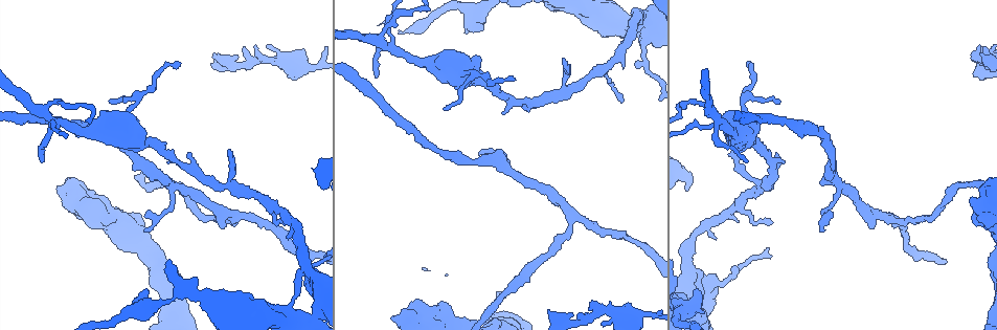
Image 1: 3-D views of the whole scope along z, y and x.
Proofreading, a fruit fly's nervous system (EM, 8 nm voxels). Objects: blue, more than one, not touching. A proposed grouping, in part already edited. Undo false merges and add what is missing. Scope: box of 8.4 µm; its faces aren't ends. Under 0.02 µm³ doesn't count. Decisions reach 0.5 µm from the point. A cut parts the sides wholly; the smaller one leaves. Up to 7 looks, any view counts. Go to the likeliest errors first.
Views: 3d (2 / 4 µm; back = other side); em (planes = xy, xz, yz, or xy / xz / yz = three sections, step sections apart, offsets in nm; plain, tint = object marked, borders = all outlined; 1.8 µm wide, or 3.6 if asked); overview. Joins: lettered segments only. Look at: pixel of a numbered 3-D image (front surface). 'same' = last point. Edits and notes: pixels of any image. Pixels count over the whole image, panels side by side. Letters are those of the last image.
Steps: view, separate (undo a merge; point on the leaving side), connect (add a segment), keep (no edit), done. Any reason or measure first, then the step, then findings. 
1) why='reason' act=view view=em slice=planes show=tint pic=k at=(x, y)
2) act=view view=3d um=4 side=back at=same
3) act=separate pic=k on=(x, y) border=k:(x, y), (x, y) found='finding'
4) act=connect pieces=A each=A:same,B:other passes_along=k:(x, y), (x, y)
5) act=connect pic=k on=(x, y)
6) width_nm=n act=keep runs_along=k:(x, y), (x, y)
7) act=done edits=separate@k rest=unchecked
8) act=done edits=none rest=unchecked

why='an open end' act=view view=em slice=yz step=4 show=borders pic=1 at=(146, 291)

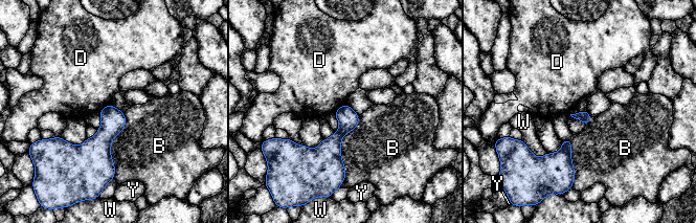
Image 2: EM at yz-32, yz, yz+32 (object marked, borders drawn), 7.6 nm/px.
why='cut it another way' act=view view=em slice=planes show=borders at=same

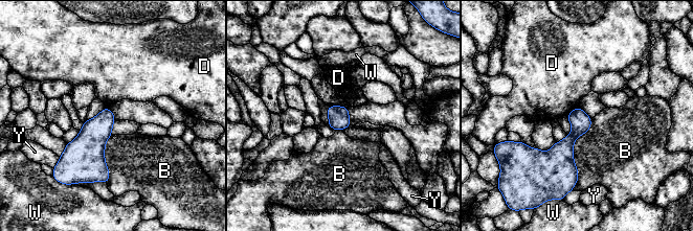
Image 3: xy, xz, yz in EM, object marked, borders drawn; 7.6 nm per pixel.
act=keep each=B:other,D:other,W:other,Y:other border=3:(577, 106), (565, 115) found='no lettered segment goes on from it'

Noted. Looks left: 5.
why='an open end' act=view view=em slice=planes show=borders pic=1 at=(979, 53)

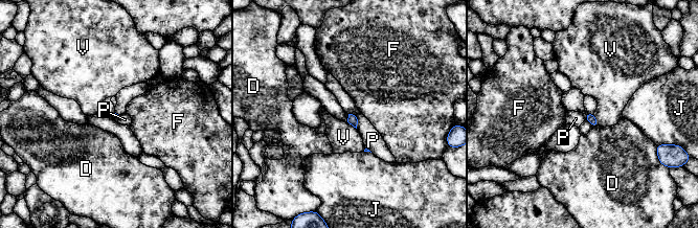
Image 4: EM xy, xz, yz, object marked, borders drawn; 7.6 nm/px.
act=keep each=D:other,F:other,J:other,P:other,V:other found='none of them fits'

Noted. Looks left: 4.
why='abrupt turn' act=view view=3d um=4 pic=1 at=(982, 210)

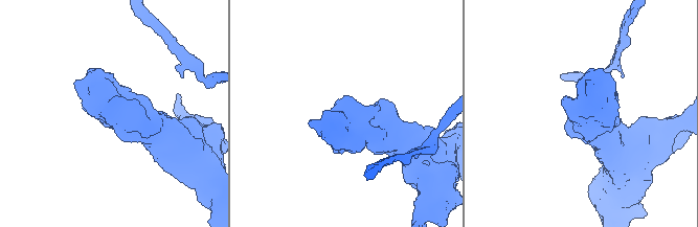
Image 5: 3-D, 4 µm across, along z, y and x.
arm_widths_nm=500,550 act=view view=em um=3.6 slice=planes show=borders pic=5 at=(578, 113)

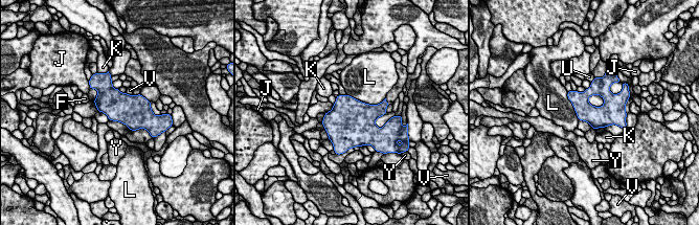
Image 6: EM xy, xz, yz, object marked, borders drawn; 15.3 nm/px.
longest_contact=L:600nm act=keep each=F:other,J:other,K:other,L:other,U:other,V:other,Y:other border=6:(346, 93), (368, 104), (385, 98) found='one cell here'

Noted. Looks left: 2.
act=done edits=none rest=unchecked

